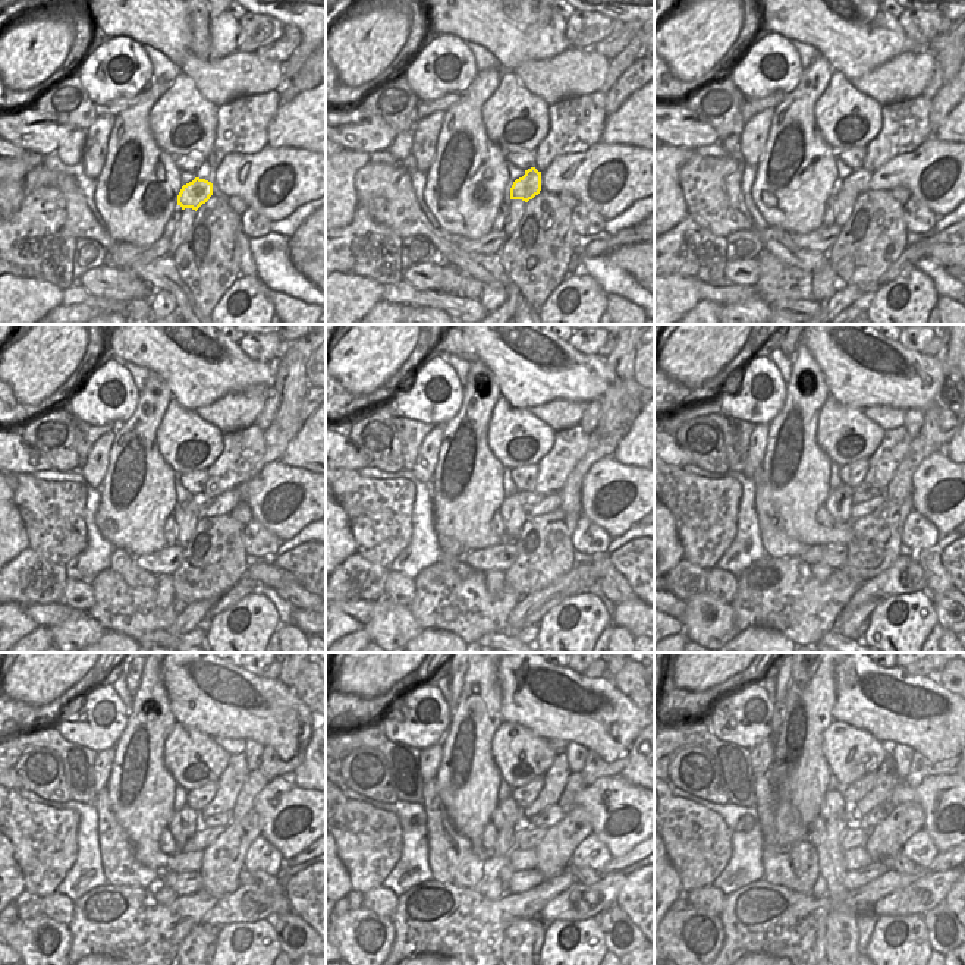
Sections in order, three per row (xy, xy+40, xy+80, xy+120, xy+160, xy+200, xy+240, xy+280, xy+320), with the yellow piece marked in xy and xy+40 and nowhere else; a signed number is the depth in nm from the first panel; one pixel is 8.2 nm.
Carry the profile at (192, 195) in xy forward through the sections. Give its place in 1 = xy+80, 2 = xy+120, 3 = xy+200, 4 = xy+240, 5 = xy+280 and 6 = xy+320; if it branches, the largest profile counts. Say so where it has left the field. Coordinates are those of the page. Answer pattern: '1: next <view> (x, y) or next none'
1: next xy+80 (858, 179)
2: next xy+120 (200, 503)
3: next xy+200 (860, 496)
4: next xy+240 (223, 819)
5: next xy+280 (553, 814)
6: next xy+320 (880, 813)

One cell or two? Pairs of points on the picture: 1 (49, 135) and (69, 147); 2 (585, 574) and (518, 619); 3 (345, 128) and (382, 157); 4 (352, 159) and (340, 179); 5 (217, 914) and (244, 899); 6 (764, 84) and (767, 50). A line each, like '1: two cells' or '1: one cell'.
1: two cells
2: one cell
3: two cells
4: one cell
5: one cell
6: one cell

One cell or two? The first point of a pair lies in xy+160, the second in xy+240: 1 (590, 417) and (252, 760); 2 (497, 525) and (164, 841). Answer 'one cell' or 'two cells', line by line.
1: one cell
2: one cell

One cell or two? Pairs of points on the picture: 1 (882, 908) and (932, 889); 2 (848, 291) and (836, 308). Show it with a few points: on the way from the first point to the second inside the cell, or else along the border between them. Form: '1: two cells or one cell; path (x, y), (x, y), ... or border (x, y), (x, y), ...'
1: one cell; path (893, 905), (911, 901), (920, 892)
2: one cell; path (846, 295), (838, 304)

